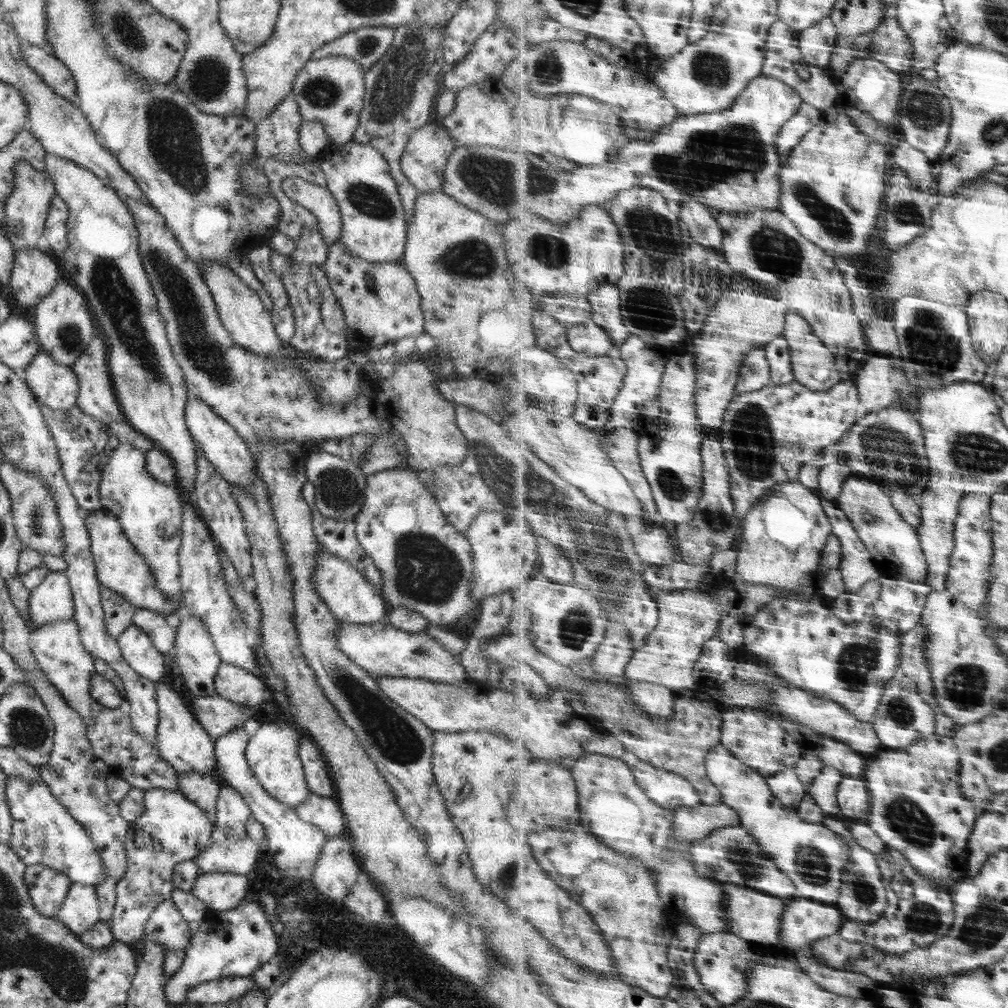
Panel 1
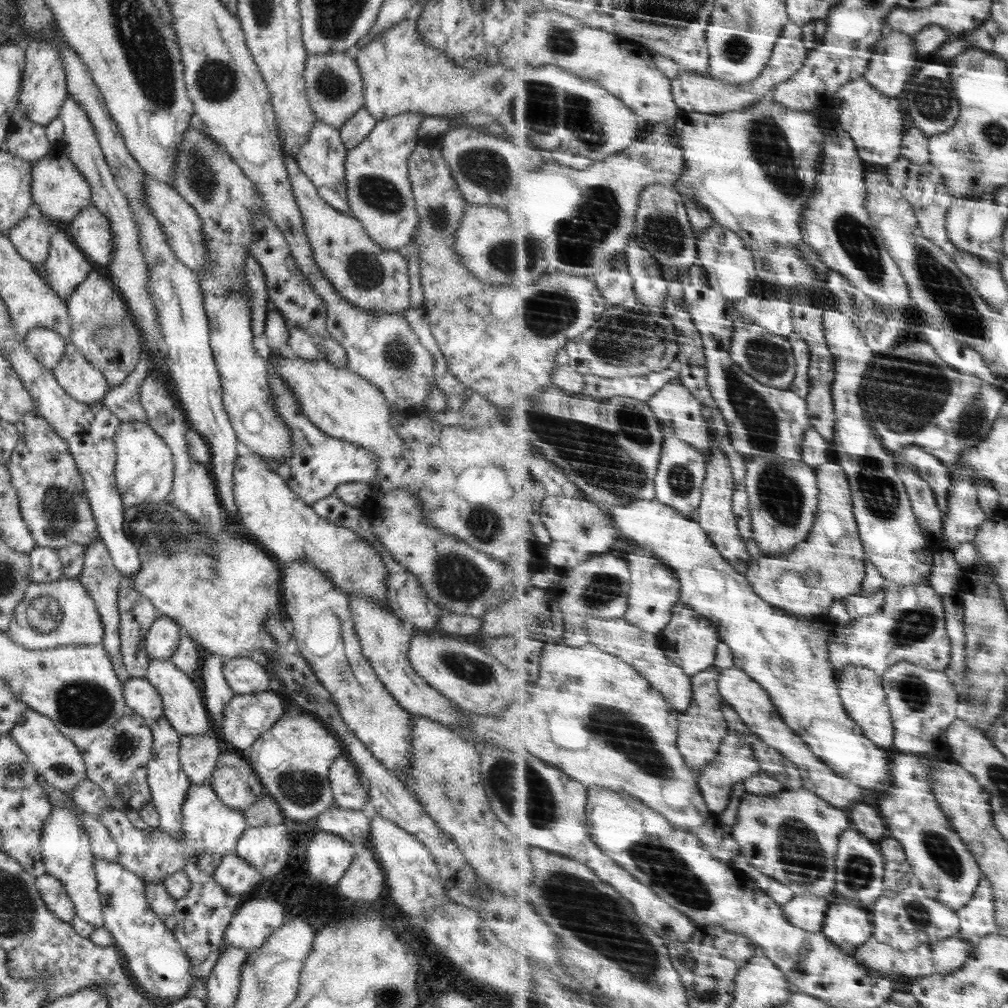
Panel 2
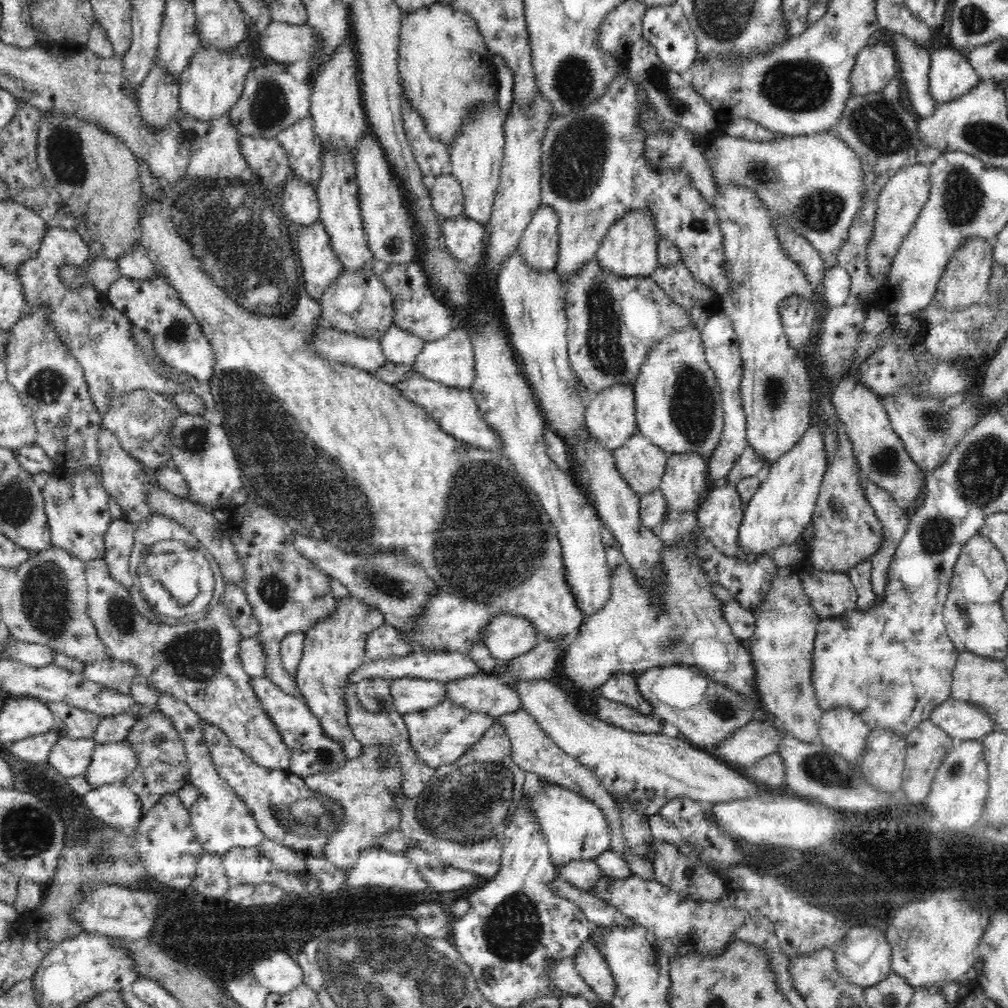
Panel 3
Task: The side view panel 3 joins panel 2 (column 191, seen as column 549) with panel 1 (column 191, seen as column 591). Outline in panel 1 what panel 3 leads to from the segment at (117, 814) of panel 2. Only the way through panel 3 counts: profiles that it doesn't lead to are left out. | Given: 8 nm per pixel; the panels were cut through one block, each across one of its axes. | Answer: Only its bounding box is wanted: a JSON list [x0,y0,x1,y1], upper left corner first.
[109,789,217,944]

